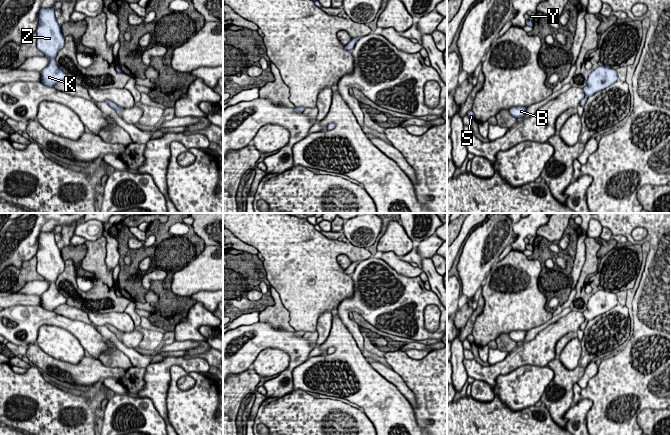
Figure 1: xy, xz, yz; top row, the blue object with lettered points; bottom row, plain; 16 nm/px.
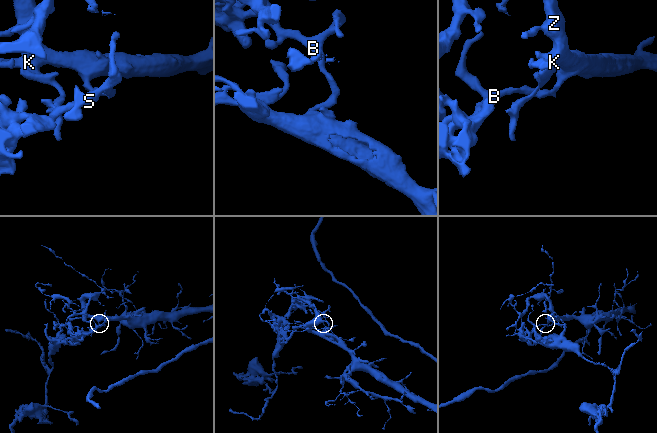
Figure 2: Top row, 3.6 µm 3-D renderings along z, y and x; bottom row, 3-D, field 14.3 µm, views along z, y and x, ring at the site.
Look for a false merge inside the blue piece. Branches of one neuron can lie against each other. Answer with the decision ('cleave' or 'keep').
cleave

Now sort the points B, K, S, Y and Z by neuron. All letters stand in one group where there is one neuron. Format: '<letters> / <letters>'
B / K S Y Z

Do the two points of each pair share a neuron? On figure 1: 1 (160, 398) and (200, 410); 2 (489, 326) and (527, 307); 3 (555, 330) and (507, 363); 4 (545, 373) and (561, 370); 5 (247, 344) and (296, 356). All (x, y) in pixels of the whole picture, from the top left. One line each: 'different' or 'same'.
1: different
2: same
3: same
4: different
5: same

